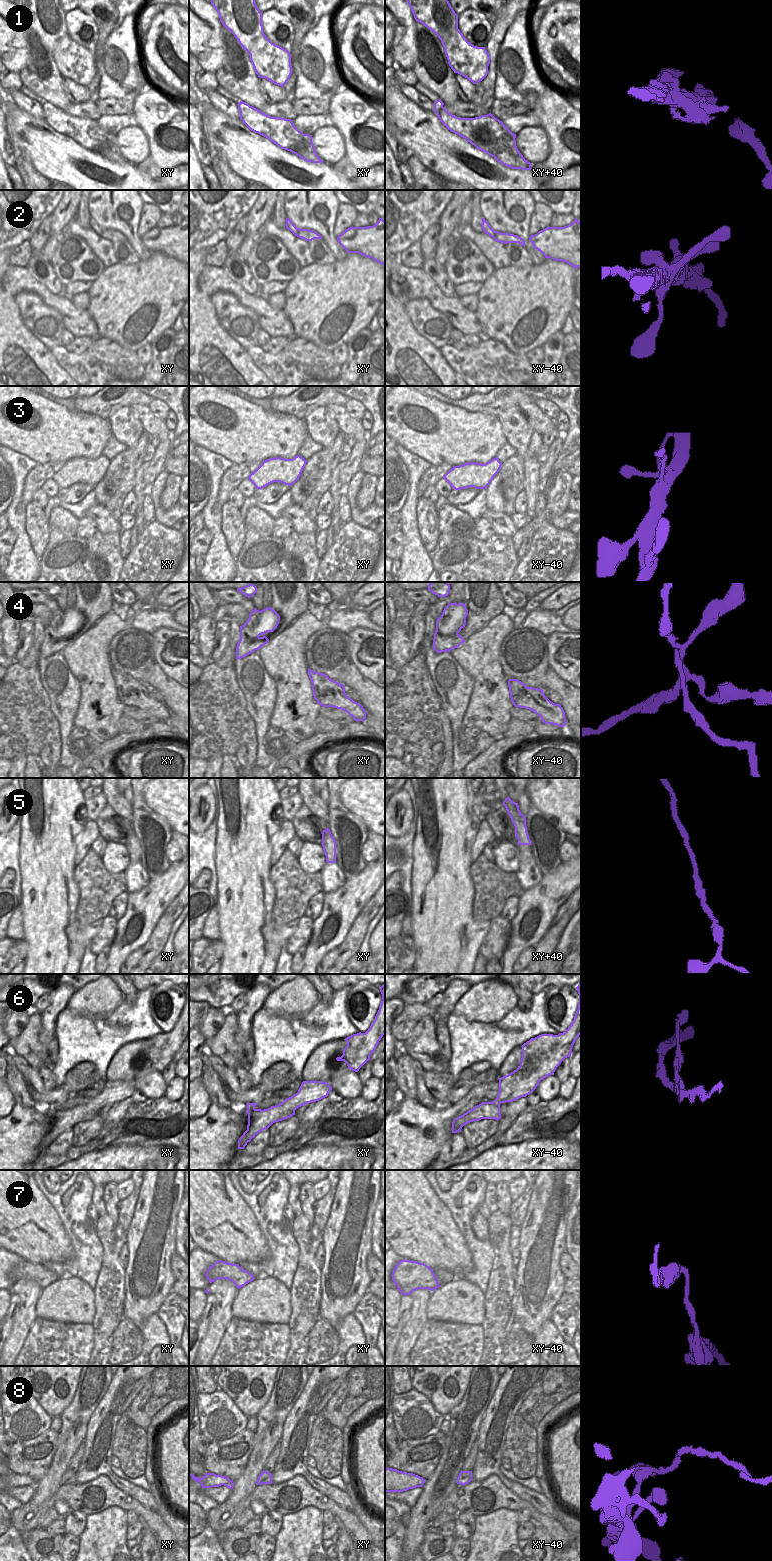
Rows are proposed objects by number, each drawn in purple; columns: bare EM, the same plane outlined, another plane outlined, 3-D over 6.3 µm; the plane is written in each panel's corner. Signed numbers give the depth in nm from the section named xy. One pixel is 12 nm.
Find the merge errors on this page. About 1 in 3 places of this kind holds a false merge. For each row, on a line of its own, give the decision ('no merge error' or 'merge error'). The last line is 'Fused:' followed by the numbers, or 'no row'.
1: merge error
2: no merge error
3: no merge error
4: merge error
5: no merge error
6: merge error
7: no merge error
8: merge error
Fused: 1, 4, 6, 8

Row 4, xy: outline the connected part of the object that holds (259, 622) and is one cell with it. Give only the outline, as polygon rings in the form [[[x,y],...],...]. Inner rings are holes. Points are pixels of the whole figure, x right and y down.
[[[271,607],[261,611],[255,608],[246,623],[240,626],[239,654],[249,655],[267,644],[269,639],[264,634],[273,632],[279,622],[279,614]]]

